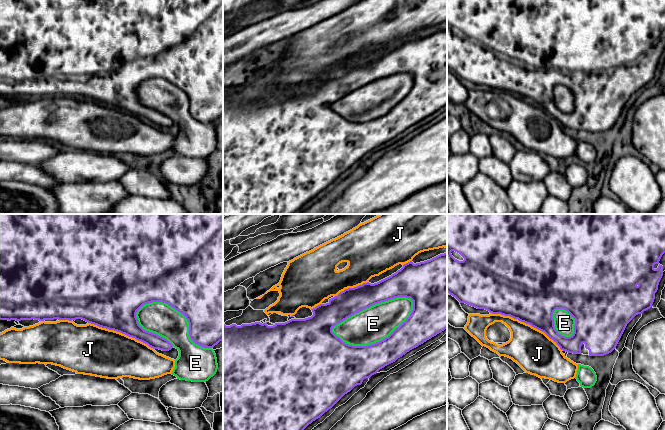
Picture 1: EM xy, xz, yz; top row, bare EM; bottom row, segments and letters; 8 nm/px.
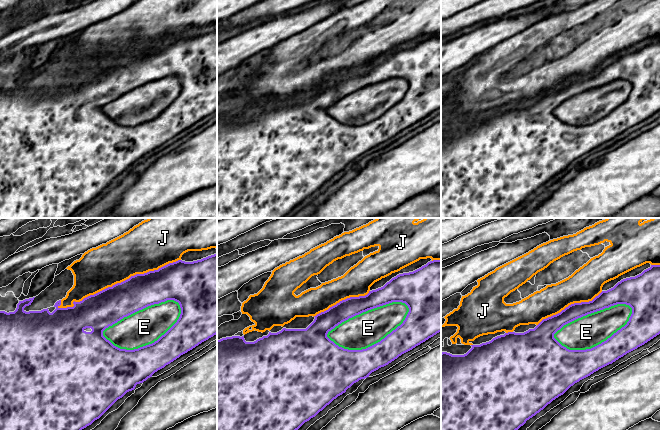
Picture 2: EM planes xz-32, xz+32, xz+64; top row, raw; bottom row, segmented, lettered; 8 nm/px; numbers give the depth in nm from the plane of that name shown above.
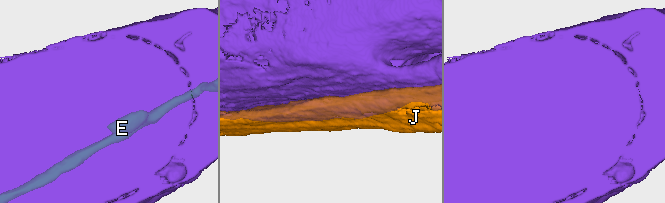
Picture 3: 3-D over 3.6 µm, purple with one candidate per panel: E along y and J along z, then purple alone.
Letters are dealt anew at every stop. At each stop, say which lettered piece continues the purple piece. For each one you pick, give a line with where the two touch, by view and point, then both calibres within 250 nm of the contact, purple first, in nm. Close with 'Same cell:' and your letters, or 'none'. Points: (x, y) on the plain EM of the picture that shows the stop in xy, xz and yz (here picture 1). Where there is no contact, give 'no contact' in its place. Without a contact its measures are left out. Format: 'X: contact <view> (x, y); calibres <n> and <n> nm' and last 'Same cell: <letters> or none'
Same cell: none

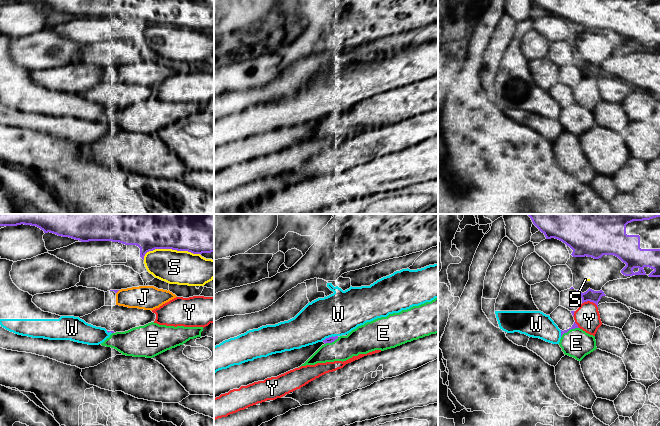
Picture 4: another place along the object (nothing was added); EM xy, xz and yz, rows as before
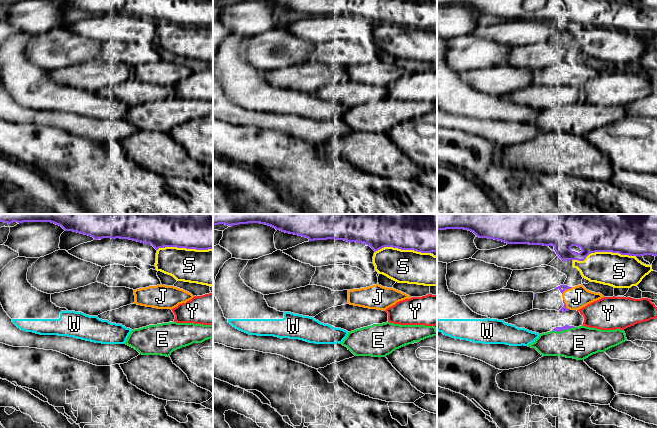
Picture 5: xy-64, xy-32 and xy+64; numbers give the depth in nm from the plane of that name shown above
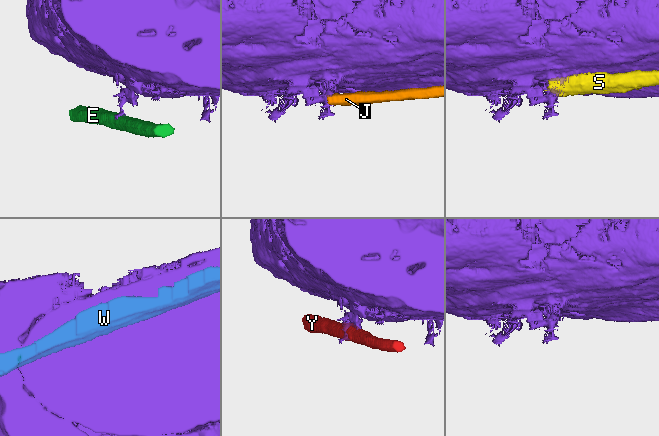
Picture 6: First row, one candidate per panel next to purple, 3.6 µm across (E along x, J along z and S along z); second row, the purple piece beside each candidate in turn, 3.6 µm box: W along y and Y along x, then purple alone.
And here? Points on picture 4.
Same cell: none

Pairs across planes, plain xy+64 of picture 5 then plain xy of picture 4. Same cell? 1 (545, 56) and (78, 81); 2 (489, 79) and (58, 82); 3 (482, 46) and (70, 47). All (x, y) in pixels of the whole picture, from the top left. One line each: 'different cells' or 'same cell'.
1: different cells
2: same cell
3: same cell

